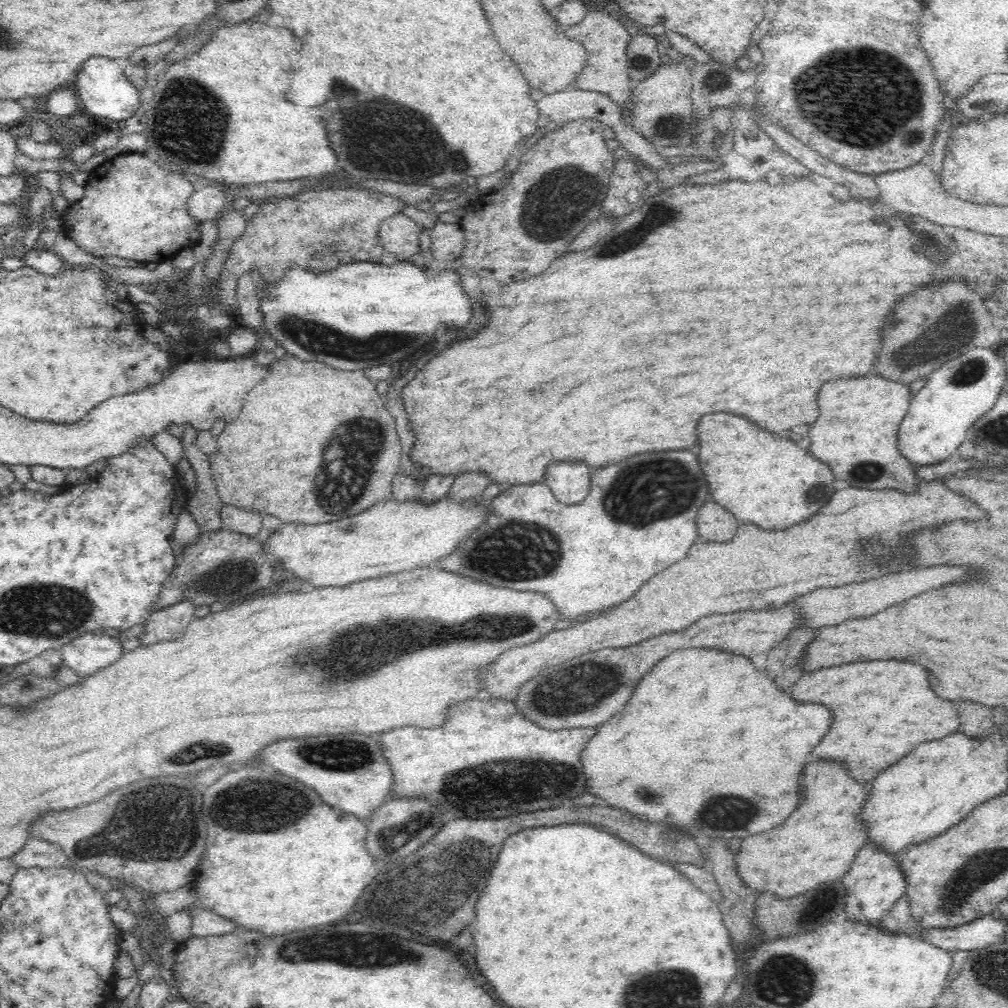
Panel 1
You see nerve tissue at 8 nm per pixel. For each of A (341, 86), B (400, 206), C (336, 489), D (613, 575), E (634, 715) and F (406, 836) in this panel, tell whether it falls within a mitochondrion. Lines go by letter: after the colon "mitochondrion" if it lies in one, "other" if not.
A: mitochondrion
B: other
C: mitochondrion
D: other
E: other
F: mitochondrion

